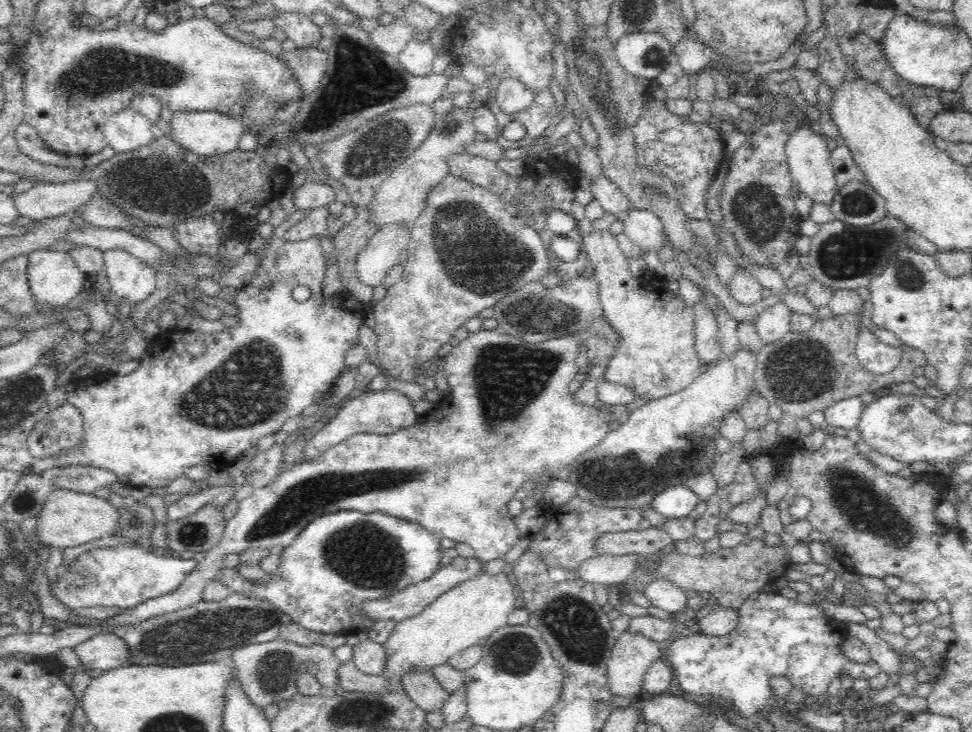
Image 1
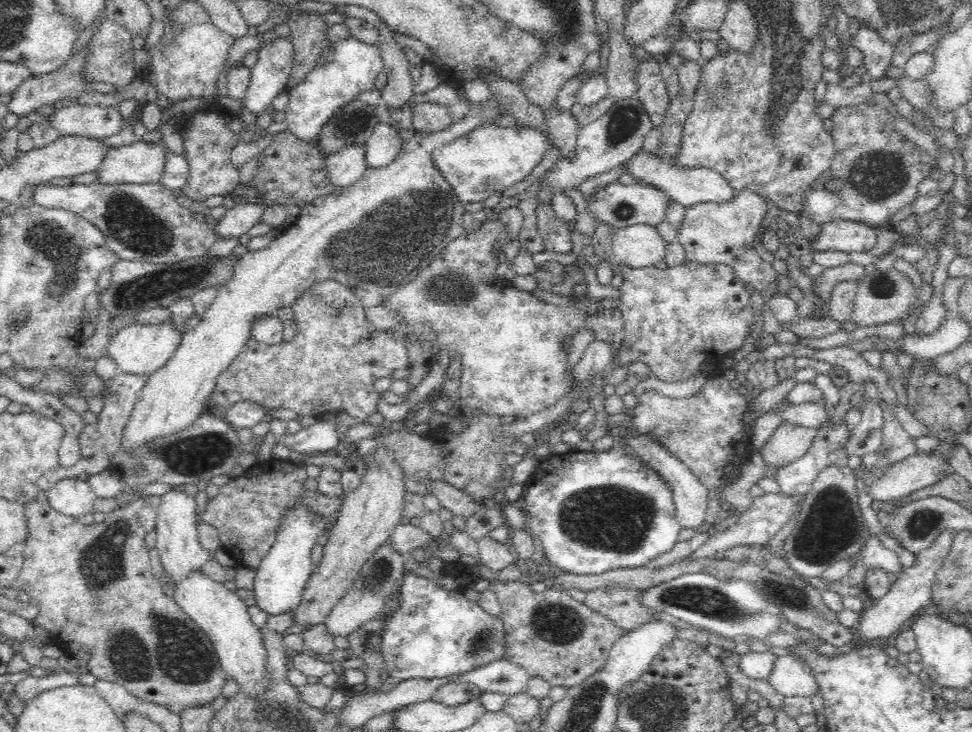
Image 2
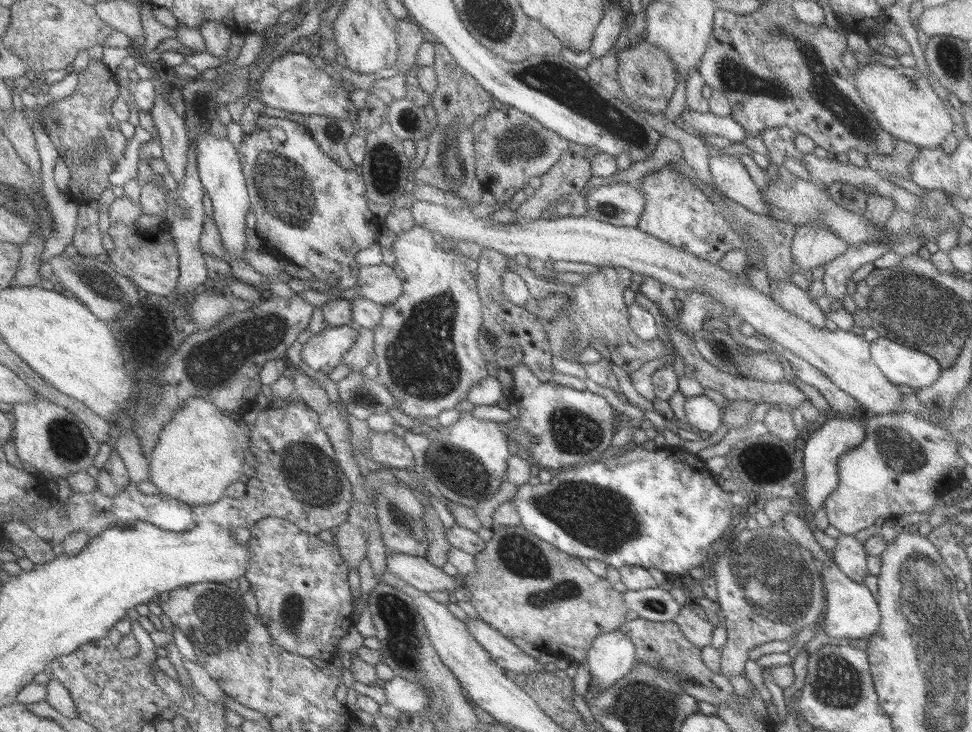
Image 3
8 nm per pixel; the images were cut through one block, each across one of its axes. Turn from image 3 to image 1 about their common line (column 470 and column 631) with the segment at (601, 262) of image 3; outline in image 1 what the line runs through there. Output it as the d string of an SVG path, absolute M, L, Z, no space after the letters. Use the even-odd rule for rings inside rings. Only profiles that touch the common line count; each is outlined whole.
M631 209L623 224L623 234L644 252L657 252L666 244L665 227L661 219L650 210Z

